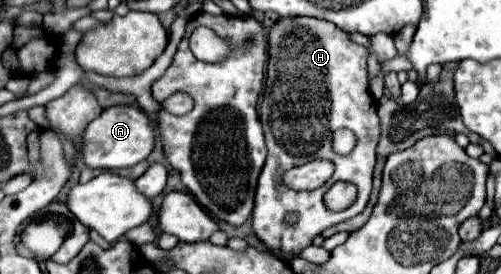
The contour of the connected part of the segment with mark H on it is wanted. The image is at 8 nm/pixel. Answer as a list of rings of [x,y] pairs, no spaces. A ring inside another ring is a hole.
[[[312,17],[280,19],[270,29],[268,47],[270,59],[266,71],[266,89],[260,105],[260,121],[264,127],[268,157],[258,177],[252,229],[268,251],[296,257],[302,249],[310,247],[314,237],[326,227],[346,221],[366,207],[380,123],[374,107],[376,103],[368,91],[368,51],[366,47],[352,43],[342,29]],[[340,127],[352,129],[358,137],[358,145],[350,155],[346,155],[346,159],[328,159],[326,155],[336,155],[330,143],[332,131]],[[314,159],[328,159],[336,167],[334,175],[322,187],[314,191],[292,191],[282,185],[282,173],[286,169]],[[336,181],[354,183],[358,187],[358,199],[352,207],[332,213],[324,207],[322,197]],[[288,213],[294,213],[298,221],[288,225]]]

